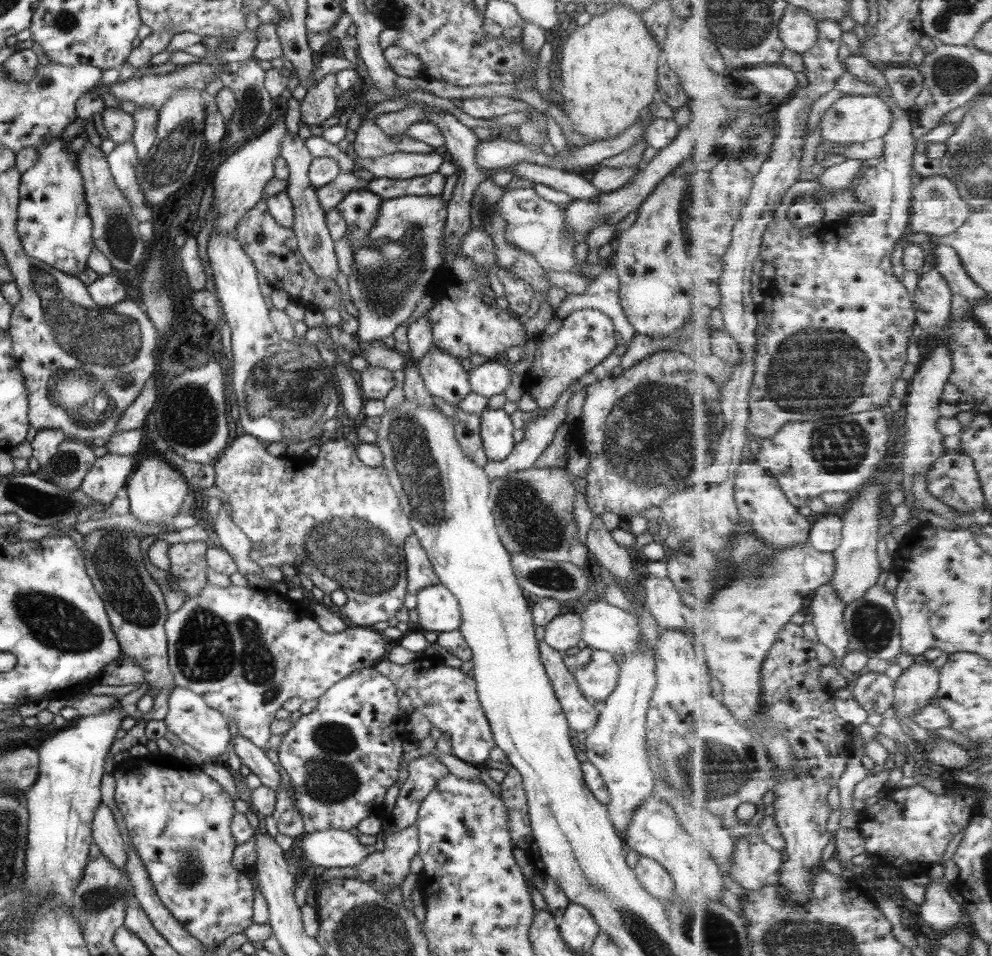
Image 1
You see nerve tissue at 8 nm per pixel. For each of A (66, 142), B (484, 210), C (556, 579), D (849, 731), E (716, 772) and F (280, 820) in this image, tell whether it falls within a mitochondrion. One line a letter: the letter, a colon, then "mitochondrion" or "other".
A: other
B: mitochondrion
C: mitochondrion
D: other
E: mitochondrion
F: other

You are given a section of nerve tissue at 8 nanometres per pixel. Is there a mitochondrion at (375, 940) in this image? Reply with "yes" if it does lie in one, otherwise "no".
yes

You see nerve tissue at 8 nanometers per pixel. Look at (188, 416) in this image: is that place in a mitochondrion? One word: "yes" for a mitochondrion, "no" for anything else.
yes

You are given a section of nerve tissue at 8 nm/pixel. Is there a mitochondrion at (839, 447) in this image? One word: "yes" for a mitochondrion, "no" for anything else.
yes

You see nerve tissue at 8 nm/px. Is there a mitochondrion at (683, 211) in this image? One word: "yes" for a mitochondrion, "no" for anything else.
no

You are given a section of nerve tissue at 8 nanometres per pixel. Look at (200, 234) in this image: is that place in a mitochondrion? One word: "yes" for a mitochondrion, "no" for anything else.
no

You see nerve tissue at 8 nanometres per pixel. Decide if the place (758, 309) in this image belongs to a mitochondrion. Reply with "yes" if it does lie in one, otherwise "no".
no

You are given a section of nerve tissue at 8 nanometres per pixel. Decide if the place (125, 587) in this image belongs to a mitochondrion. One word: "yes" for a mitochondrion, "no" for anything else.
yes

